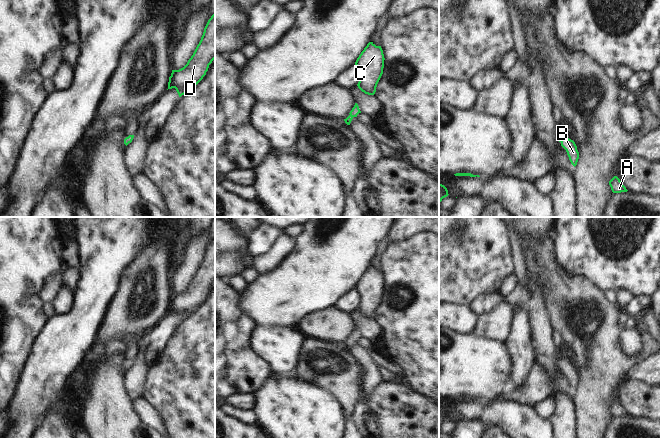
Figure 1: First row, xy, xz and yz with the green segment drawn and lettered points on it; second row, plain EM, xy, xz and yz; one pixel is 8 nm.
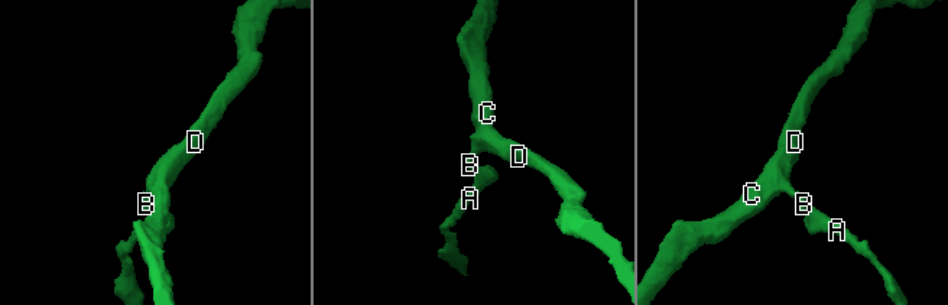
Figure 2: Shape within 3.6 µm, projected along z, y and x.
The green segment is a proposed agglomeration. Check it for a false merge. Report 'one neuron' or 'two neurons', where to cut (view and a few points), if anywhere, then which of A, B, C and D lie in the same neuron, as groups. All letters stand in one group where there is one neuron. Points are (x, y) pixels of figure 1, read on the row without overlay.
one neuron | no cut | A B C D

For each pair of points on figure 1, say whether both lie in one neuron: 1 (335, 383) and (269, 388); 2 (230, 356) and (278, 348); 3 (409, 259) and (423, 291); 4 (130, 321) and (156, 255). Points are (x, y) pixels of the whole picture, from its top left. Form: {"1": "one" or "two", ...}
{"1": "two", "2": "two", "3": "one", "4": "one"}

